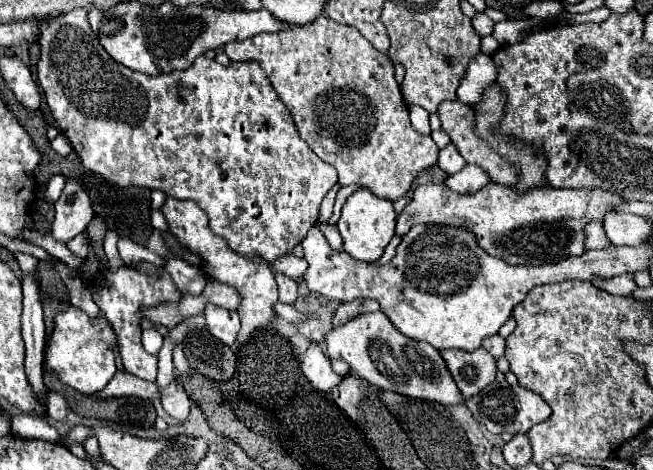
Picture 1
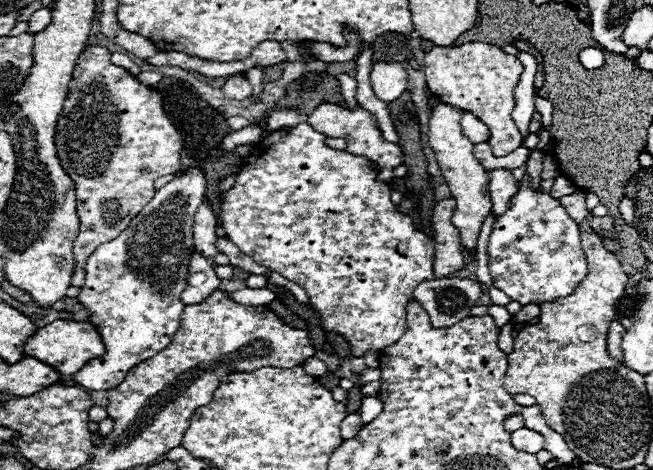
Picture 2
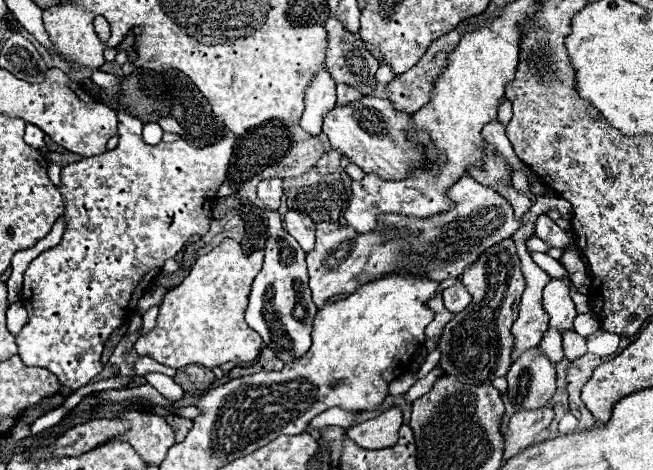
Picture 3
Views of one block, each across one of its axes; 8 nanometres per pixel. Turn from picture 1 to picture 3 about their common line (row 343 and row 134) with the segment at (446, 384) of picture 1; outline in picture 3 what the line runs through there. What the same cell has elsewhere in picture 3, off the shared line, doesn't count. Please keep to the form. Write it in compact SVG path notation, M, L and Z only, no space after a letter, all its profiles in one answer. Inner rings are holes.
M362 96L346 106L334 106L324 114L322 132L330 138L332 148L340 150L366 174L376 172L384 180L406 178L412 168L424 164L430 142L424 132L412 128L408 114L394 112L388 100L374 96Z

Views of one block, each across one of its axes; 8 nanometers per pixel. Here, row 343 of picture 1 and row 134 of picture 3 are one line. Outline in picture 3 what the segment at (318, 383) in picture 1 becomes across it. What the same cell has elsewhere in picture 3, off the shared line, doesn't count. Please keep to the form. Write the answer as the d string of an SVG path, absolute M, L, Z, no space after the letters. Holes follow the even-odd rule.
M320 68L312 82L306 86L306 94L304 94L304 114L300 120L300 126L316 136L322 132L322 118L328 110L334 108L336 104L336 94L334 94L334 86L336 82L332 80L332 76L328 74L326 68Z

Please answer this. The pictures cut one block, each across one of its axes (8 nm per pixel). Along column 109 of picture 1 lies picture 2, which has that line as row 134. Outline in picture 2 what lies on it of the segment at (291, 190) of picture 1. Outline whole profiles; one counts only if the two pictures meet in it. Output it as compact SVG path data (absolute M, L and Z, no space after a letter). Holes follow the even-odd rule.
M86 46L78 56L72 80L68 84L68 96L64 100L58 124L56 124L56 152L62 160L62 168L74 180L78 188L78 220L80 230L72 244L76 268L72 274L72 286L82 286L84 282L84 264L88 256L104 242L114 240L124 228L130 226L132 218L152 200L154 180L166 174L180 172L180 152L182 152L182 134L166 116L162 106L162 96L150 86L140 84L124 68L110 62L110 50L102 46Z

